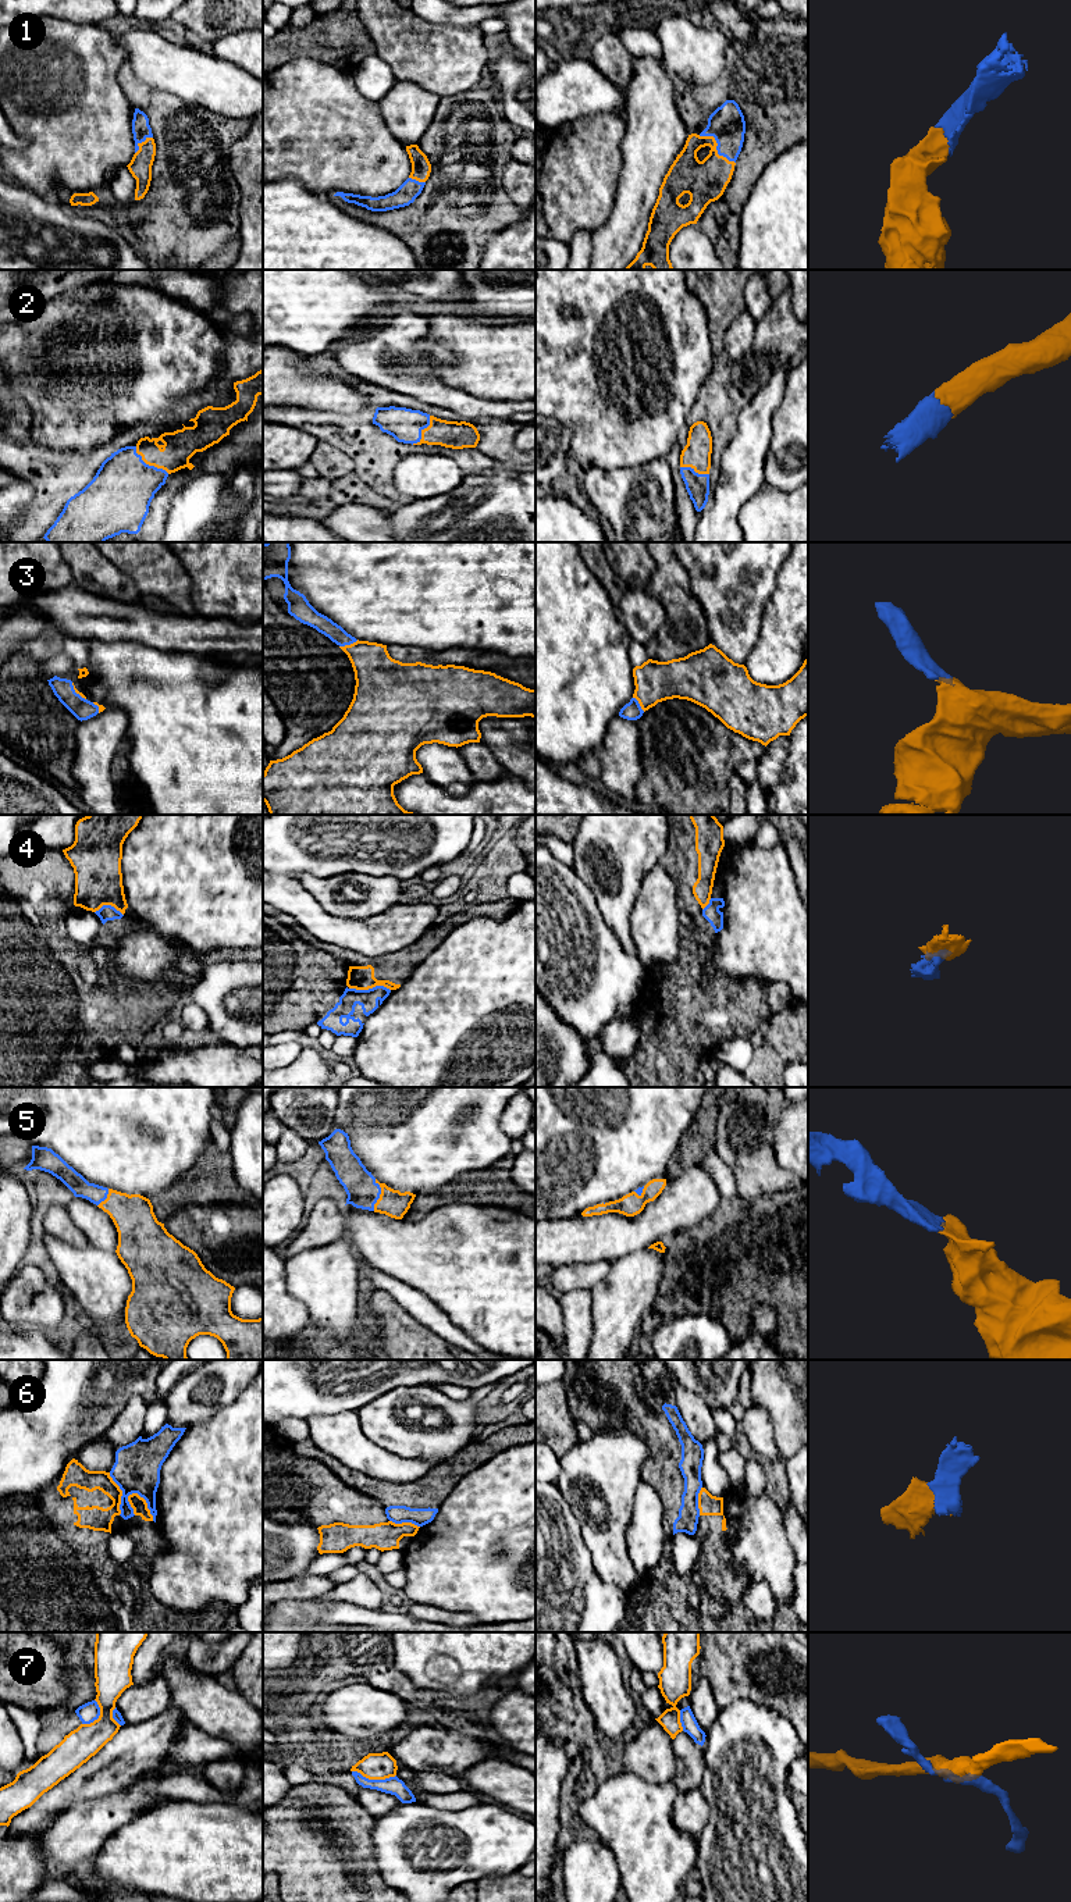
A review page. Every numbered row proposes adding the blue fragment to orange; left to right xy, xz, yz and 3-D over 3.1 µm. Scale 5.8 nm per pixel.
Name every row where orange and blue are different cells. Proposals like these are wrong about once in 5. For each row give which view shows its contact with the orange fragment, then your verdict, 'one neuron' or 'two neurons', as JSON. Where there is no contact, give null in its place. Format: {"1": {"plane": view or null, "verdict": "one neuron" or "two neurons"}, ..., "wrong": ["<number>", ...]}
{"1": {"plane": "yz", "verdict": "one neuron"}, "2": {"plane": "xy", "verdict": "one neuron"}, "3": {"plane": "xz", "verdict": "one neuron"}, "4": {"plane": "xz", "verdict": "two neurons"}, "5": {"plane": "xz", "verdict": "one neuron"}, "6": {"plane": "xy", "verdict": "two neurons"}, "7": {"plane": "xz", "verdict": "two neurons"}, "wrong": ["4", "6", "7"]}

